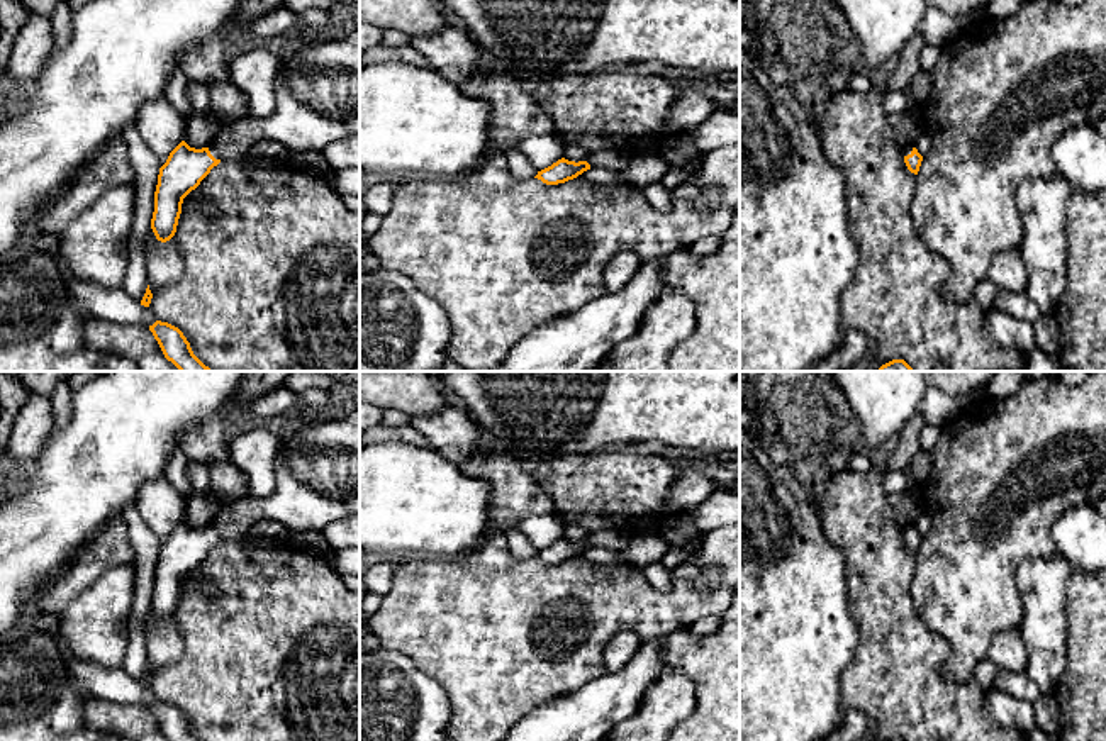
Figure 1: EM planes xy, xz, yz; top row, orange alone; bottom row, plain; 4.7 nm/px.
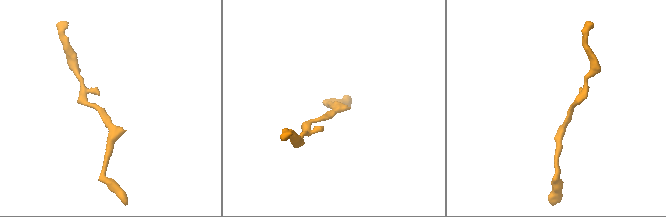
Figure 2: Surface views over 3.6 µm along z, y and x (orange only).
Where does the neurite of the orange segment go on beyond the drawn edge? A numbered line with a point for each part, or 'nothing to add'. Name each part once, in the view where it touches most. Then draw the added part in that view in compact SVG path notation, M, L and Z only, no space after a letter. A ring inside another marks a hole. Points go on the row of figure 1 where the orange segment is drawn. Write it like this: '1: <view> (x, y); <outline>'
1: xy (316, 90); M341 29L314 36L299 53L282 58L273 80L275 110L265 117L246 115L221 124L210 154L215 159L239 159L253 144L270 139L282 144L288 154L319 151L344 137L360 136L360 29Z

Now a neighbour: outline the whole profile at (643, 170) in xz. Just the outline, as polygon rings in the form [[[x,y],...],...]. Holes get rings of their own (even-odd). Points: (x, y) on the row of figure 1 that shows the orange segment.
[[[658,153],[648,156],[633,156],[629,164],[619,171],[609,171],[604,168],[590,168],[577,176],[577,180],[594,183],[628,183],[634,188],[645,188],[653,183],[660,183],[668,170],[668,164]]]

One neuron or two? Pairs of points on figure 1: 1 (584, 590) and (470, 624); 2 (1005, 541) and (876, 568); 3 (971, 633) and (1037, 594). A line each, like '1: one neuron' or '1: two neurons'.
1: one neuron
2: two neurons
3: two neurons

